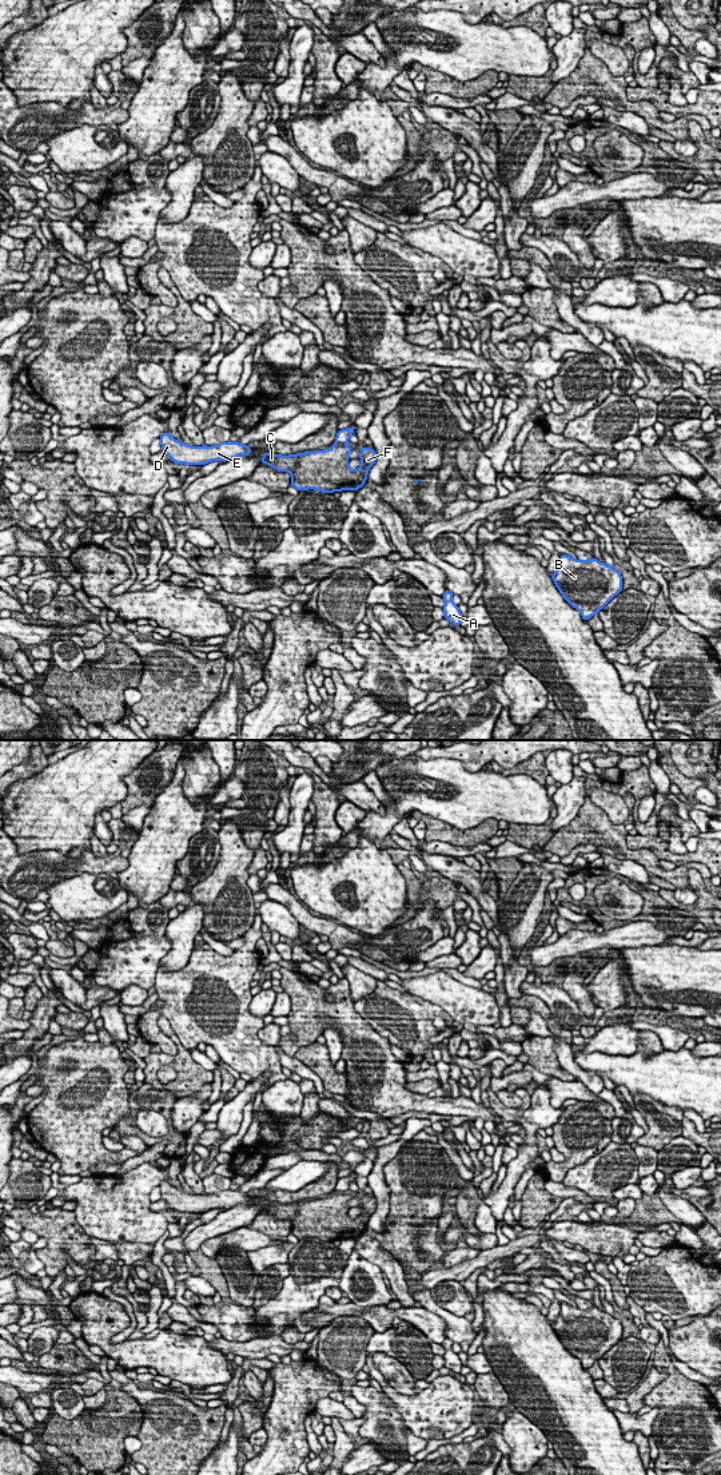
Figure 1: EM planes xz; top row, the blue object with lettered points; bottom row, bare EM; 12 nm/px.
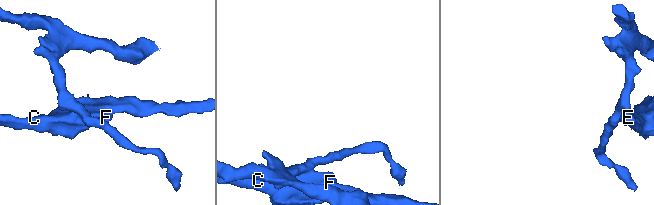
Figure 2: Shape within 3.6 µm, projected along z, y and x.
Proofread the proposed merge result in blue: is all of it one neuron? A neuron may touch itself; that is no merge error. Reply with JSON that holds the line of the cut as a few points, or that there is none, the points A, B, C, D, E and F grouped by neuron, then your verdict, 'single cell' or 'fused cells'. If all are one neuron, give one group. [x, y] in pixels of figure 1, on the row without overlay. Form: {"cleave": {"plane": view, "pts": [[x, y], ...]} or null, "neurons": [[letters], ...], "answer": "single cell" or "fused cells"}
{"cleave": {"plane": "xz", "pts": [[335, 1192], [342, 1193]]}, "neurons": [["A", "B"], ["C", "D", "E", "F"]], "answer": "fused cells"}

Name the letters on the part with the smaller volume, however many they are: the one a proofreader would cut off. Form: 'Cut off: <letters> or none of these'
Cut off: C, D, E, F

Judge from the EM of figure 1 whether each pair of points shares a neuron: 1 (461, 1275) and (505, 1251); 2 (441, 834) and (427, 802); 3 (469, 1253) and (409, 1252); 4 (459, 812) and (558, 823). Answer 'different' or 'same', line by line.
1: same
2: different
3: different
4: different

